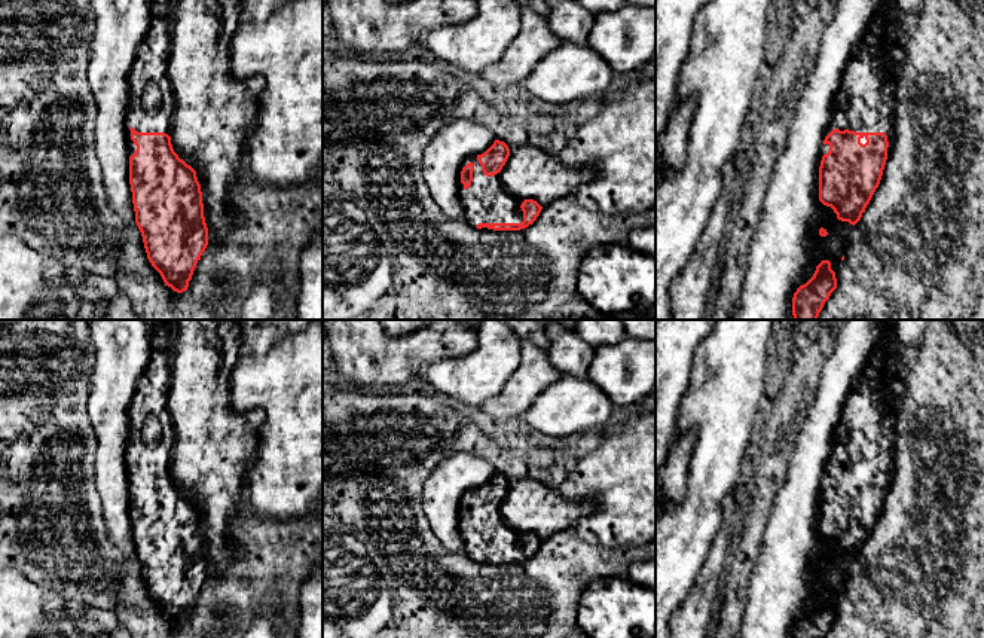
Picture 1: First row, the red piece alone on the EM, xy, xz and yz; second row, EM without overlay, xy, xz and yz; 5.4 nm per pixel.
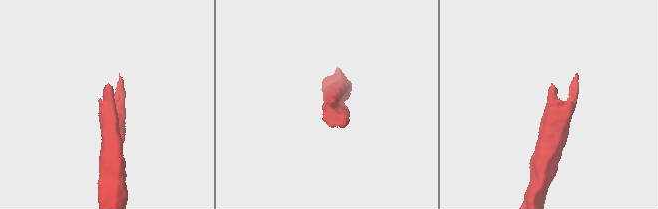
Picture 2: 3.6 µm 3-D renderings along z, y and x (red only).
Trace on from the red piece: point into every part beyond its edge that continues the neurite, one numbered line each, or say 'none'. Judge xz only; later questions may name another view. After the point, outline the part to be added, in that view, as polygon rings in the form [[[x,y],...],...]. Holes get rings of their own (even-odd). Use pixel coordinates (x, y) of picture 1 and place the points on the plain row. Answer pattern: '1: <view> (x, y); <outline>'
1: xz (486, 534); [[[477,489],[465,492],[462,501],[470,495],[474,497],[471,519],[465,523],[461,516],[459,523],[467,555],[474,561],[479,556],[522,556],[523,532],[504,522],[499,506],[492,510],[485,509]]]

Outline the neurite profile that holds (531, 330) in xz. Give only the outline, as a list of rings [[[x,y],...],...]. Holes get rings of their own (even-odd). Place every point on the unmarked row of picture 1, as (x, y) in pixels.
[[[501,320],[504,321],[522,341],[532,342],[540,349],[548,348],[546,326],[537,320]]]

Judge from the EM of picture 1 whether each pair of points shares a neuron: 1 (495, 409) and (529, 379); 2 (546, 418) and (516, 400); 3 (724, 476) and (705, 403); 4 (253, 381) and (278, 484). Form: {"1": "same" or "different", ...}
{"1": "same", "2": "different", "3": "same", "4": "same"}

